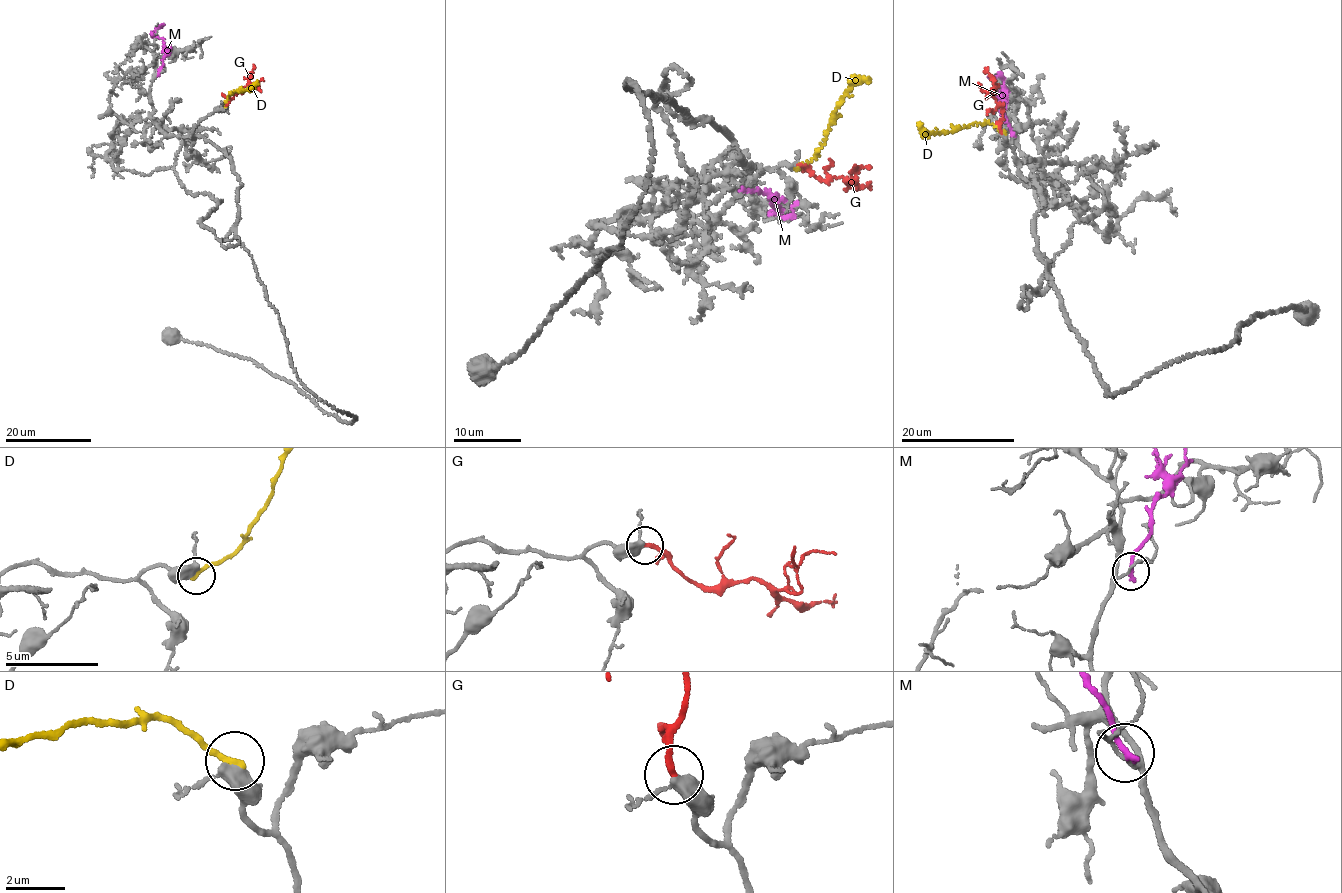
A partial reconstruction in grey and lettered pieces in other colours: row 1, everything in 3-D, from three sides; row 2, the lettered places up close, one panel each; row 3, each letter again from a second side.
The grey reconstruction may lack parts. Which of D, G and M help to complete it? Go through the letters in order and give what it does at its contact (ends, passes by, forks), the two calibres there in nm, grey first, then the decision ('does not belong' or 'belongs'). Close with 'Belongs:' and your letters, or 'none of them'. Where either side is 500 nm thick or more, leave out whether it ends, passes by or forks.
D: it ends there; 440 nm thick on the grey side, 240 nm on the other; does not belong
G: it ends there; 360 nm thick on the grey side, 200 nm on the other; belongs
M: it ends there; 90 nm thick on the grey side, 200 nm on the other; does not belong
Belongs: G

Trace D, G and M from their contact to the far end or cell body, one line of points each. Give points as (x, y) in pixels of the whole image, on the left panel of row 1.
D: (225, 104), (230, 94), (250, 90), (257, 82)
G: (226, 103), (246, 85), (258, 85), (262, 78)
M: (158, 74), (166, 51), (163, 39), (152, 35), (153, 31), (165, 25)

